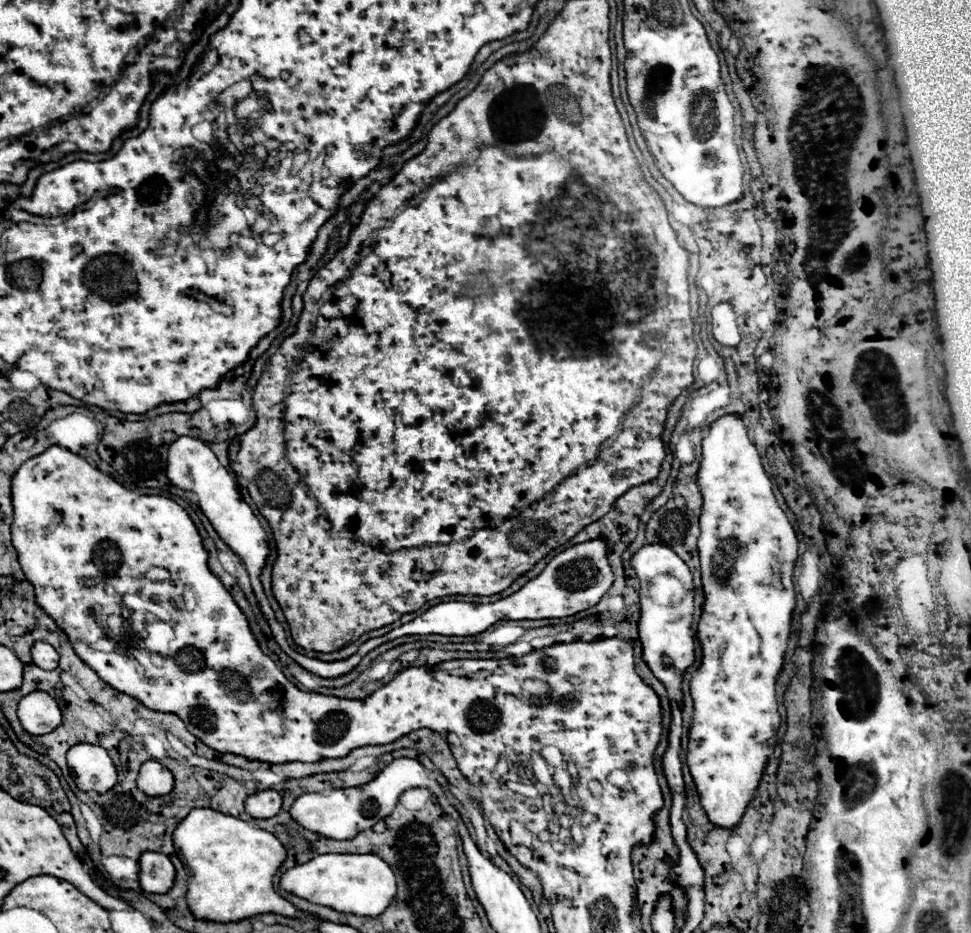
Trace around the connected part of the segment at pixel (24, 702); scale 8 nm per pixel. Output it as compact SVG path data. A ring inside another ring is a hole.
M34 691L20 699L18 719L28 733L46 735L62 723L62 711L52 695L46 691Z

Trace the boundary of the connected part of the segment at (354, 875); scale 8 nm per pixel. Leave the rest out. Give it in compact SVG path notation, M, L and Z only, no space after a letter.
M318 855L318 857L310 859L308 863L288 869L280 877L280 887L310 901L310 903L326 905L326 907L340 911L340 913L364 915L364 917L378 917L392 903L392 899L396 895L394 873L378 855Z

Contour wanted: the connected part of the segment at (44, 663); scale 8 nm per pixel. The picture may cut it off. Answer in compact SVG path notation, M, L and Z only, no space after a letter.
M38 641L32 647L32 659L42 669L56 669L58 667L58 653L56 653L56 649L50 643L44 643L44 641Z

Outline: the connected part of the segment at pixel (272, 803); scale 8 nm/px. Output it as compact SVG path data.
M274 789L256 791L246 799L246 813L254 819L268 819L278 815L282 807L282 795Z

